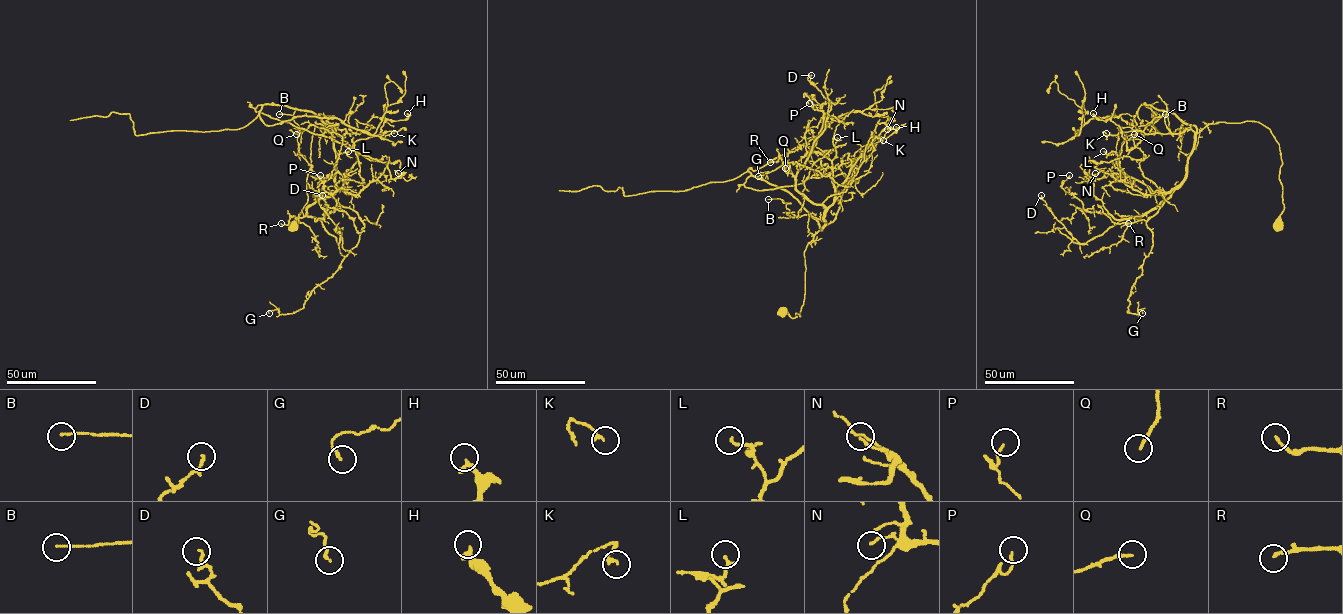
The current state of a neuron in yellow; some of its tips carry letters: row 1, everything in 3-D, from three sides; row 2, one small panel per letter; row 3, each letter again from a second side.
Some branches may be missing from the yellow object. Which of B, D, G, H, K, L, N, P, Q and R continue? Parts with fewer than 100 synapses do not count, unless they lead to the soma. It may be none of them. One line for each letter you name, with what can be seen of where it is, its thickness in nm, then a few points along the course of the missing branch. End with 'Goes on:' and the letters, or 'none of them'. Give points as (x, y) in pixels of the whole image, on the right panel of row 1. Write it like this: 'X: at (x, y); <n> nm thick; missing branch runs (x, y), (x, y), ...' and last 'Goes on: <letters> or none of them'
Goes on: none of them

